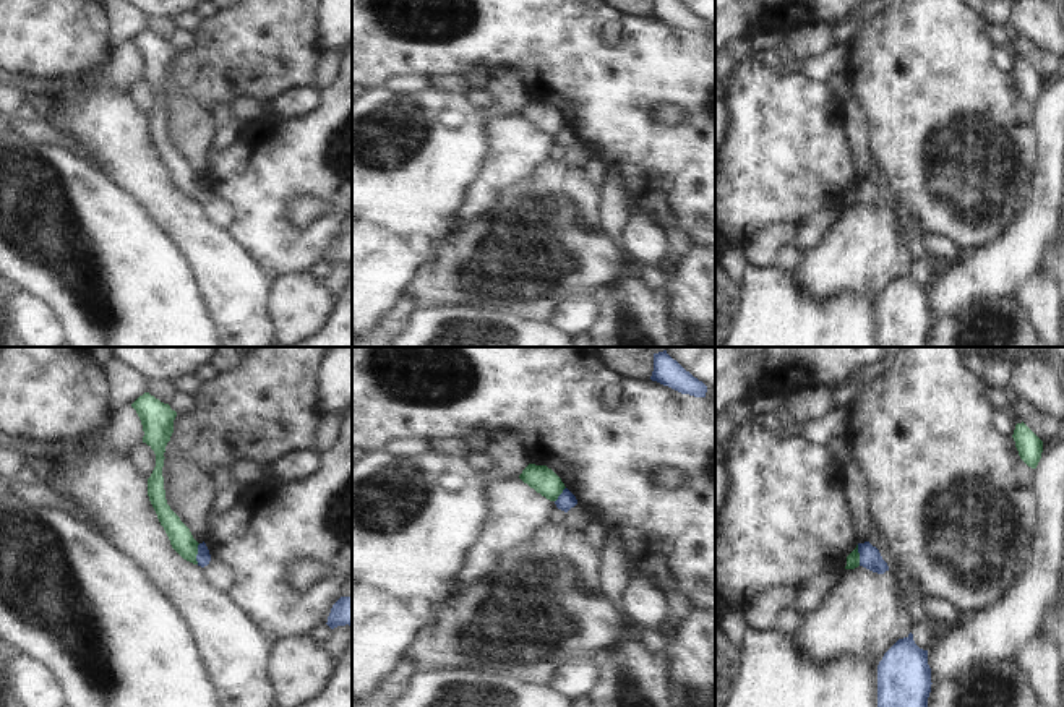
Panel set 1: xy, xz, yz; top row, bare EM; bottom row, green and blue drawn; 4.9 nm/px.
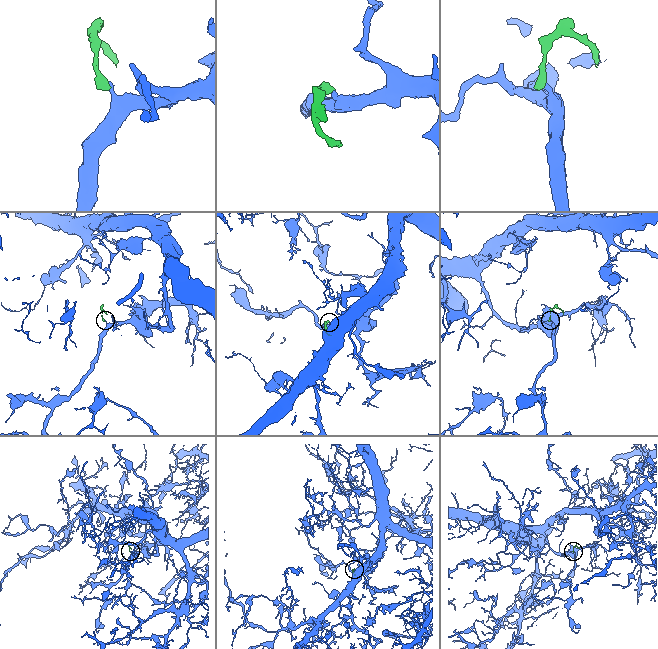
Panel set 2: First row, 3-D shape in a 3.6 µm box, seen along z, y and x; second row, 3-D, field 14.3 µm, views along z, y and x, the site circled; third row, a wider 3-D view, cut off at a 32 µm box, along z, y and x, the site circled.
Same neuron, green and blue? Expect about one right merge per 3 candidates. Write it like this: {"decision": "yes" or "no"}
{"decision": "no"}

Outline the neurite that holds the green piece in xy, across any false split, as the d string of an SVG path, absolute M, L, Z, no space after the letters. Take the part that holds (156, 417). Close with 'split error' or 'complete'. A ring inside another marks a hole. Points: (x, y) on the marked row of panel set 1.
M149 392L139 396L131 407L136 410L143 425L143 443L146 443L156 454L156 467L148 478L148 496L164 527L172 548L187 561L198 564L198 542L193 538L190 529L170 509L164 490L164 452L174 433L174 420L177 412L169 404L161 402Z; complete

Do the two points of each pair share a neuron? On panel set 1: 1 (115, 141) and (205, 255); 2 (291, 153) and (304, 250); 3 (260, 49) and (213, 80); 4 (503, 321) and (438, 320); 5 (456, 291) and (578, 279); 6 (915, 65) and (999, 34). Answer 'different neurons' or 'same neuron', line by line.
1: same neuron
2: same neuron
3: same neuron
4: same neuron
5: same neuron
6: different neurons

